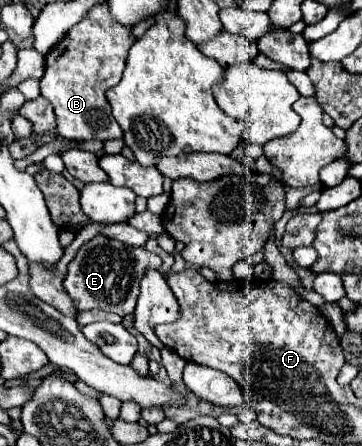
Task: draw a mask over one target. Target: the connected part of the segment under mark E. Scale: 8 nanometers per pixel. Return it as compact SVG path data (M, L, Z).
M97 235L89 243L81 245L77 255L69 263L63 287L67 289L67 293L71 295L79 311L103 309L103 311L111 311L125 317L135 311L141 277L145 275L149 267L159 269L159 265L161 265L161 259L145 251L143 247L125 245L121 241Z

